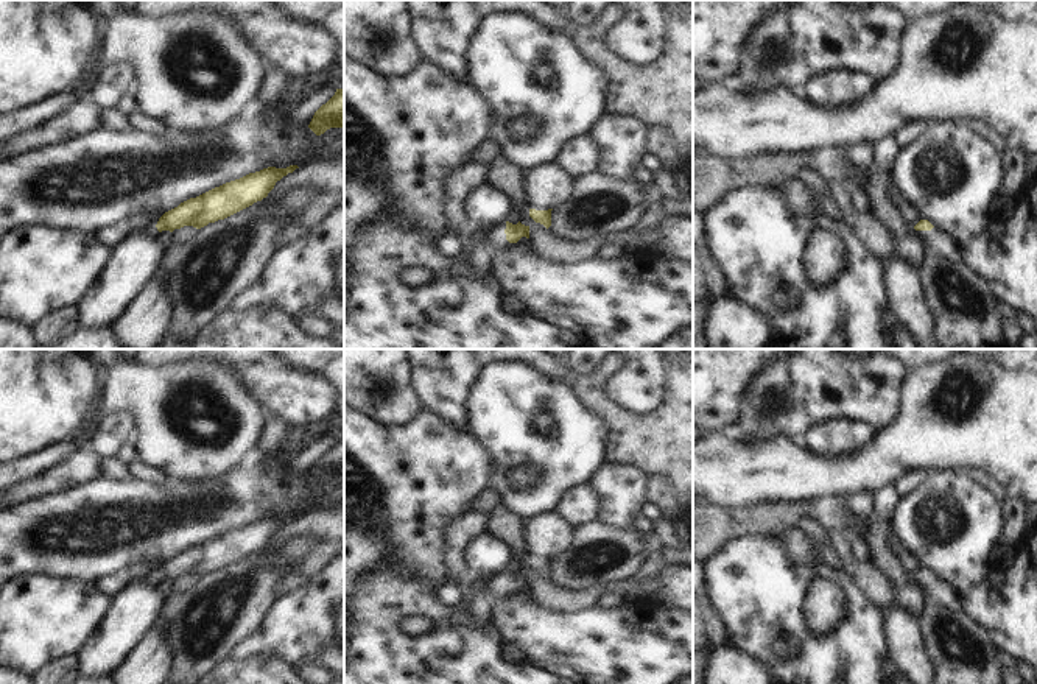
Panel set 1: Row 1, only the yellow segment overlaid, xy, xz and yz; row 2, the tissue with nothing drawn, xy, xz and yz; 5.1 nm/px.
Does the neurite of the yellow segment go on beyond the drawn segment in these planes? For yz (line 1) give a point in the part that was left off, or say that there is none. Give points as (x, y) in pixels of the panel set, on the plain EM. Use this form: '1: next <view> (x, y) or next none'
1: next yz (939, 591)

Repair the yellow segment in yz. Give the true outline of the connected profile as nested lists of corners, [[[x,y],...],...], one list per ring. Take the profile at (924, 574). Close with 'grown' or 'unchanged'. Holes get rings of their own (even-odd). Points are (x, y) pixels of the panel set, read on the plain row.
[[[920,569],[914,578],[923,586],[928,600],[939,601],[950,611],[961,609],[962,603],[959,594],[945,581],[936,578],[928,569]]]; grown

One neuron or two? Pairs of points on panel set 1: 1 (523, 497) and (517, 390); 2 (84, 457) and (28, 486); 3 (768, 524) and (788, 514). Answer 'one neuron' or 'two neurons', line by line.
1: one neuron
2: one neuron
3: one neuron

